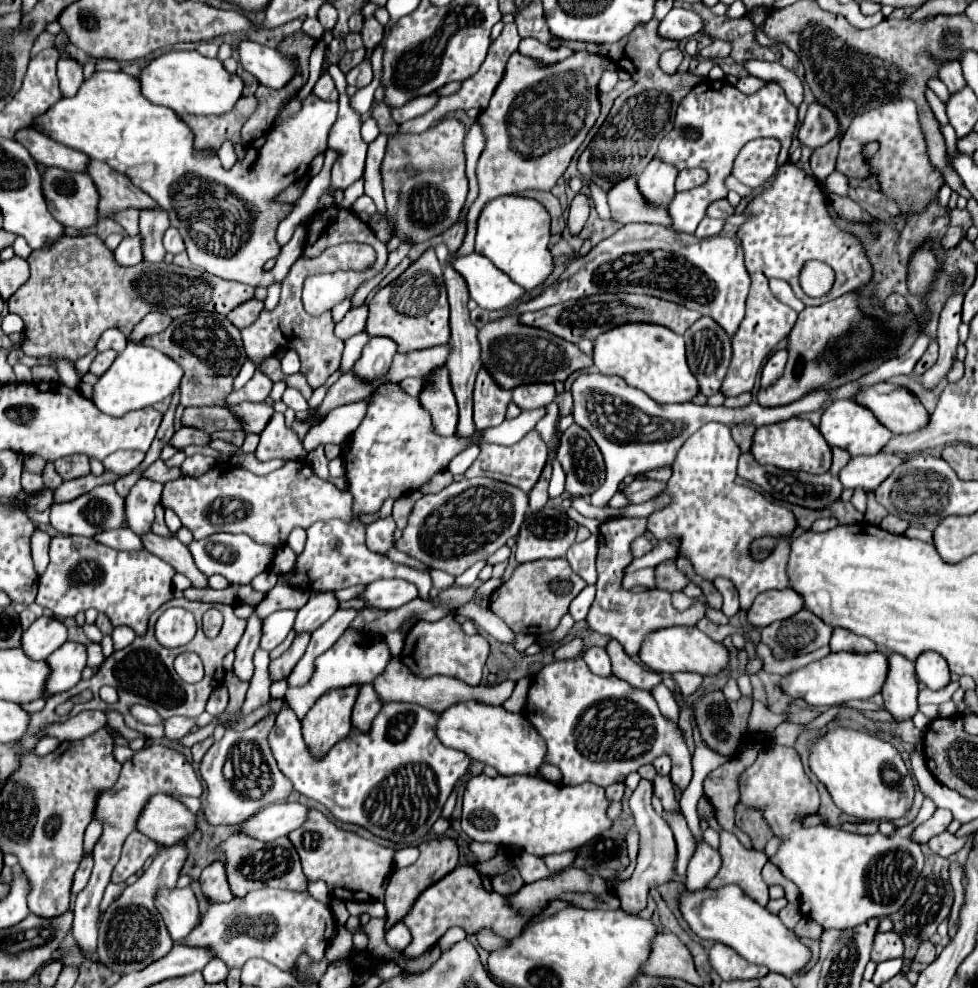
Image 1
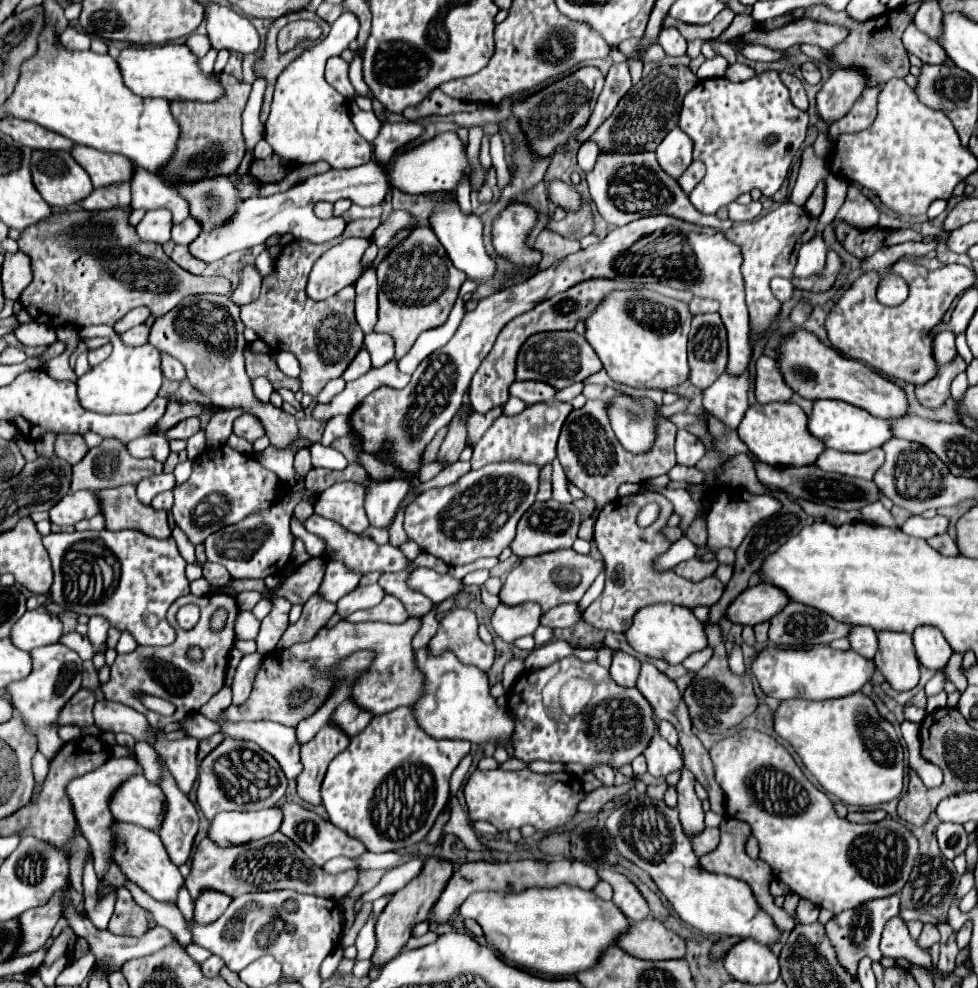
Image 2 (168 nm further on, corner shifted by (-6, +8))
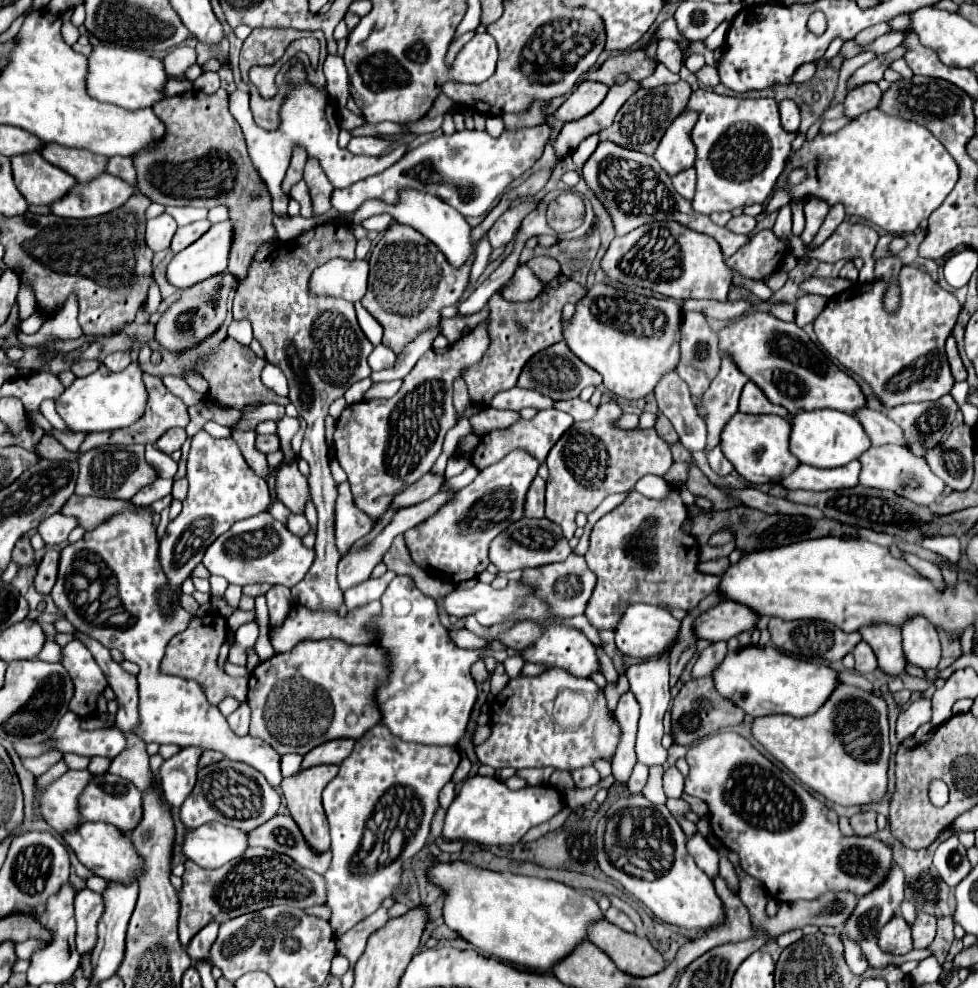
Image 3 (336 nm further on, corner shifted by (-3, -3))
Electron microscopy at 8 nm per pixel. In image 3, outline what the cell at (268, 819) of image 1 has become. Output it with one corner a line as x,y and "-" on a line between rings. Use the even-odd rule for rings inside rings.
209,822
189,832
183,844
185,856
203,868
219,868
225,862
239,858
247,848
247,832
221,822

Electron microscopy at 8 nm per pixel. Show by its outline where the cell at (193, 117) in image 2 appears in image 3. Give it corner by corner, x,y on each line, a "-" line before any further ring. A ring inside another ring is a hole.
223,88
215,94
189,90
179,96
163,98
153,108
165,122
167,134
155,150
141,152
133,158
139,188
151,202
163,206
201,206
209,210
217,204
227,204
229,218
235,222
229,272
237,278
237,284
241,284
259,246
275,242
277,232
271,222
271,202
265,196
265,188
255,188
257,176
253,174
241,126
229,112
227,92
-
253,192
259,194
255,202
251,200

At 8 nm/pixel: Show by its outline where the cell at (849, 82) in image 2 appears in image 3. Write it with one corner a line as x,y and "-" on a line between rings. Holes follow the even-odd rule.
897,46
895,50
883,54
883,56
877,56
875,60
867,62
865,66
861,66
859,70
855,70
855,74
847,80
847,92
851,92
853,88
859,88
863,84
869,84
869,82
879,82
883,78
883,72
887,70
887,66
895,60
895,58
901,58
905,52
903,46

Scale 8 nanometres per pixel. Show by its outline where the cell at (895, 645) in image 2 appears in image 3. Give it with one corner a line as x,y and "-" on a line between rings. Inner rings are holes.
877,624
877,626
863,626
861,630
863,640
873,648
877,656
877,666
881,672
889,676
905,674
907,658
903,652
901,630
891,624

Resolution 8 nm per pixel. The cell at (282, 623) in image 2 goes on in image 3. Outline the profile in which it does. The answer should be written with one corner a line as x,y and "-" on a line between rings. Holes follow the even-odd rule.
273,586
265,596
269,606
269,632
273,632
273,626
281,626
281,622
289,616
293,600
289,588
285,586

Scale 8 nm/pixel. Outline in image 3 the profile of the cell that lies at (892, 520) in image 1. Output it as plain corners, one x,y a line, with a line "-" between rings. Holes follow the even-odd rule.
933,536
933,538
923,538
921,546
927,550
933,550
945,558
949,558
951,562
959,560
961,554
961,544
957,536

